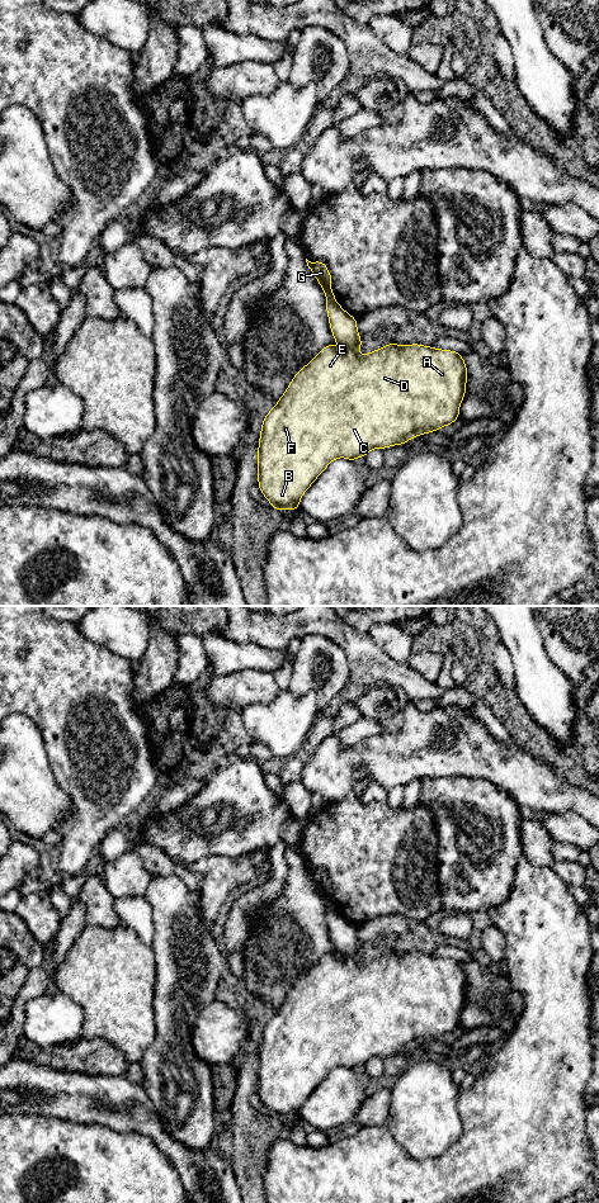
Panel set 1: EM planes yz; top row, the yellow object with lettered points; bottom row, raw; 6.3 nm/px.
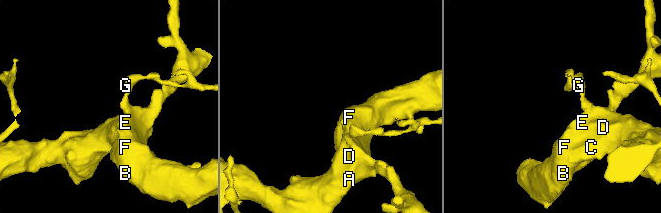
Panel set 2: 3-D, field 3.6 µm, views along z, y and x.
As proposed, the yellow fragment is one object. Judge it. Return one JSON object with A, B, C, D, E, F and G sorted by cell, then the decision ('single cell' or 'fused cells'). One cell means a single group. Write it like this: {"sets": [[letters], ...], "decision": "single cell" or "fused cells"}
{"sets": [["A", "B", "C", "D", "E", "F"], ["G"]], "decision": "fused cells"}

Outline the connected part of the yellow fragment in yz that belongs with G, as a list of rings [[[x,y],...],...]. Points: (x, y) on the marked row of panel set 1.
[[[306,259],[306,262],[307,262],[308,269],[312,271],[312,274],[316,278],[316,280],[321,285],[326,299],[329,299],[329,298],[335,299],[335,294],[331,290],[332,278],[331,278],[330,271],[327,270],[326,264],[322,262],[322,261],[311,262],[307,259]]]

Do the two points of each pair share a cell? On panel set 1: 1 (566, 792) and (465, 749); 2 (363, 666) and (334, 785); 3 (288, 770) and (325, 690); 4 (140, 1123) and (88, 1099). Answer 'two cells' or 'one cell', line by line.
1: one cell
2: two cells
3: two cells
4: one cell

